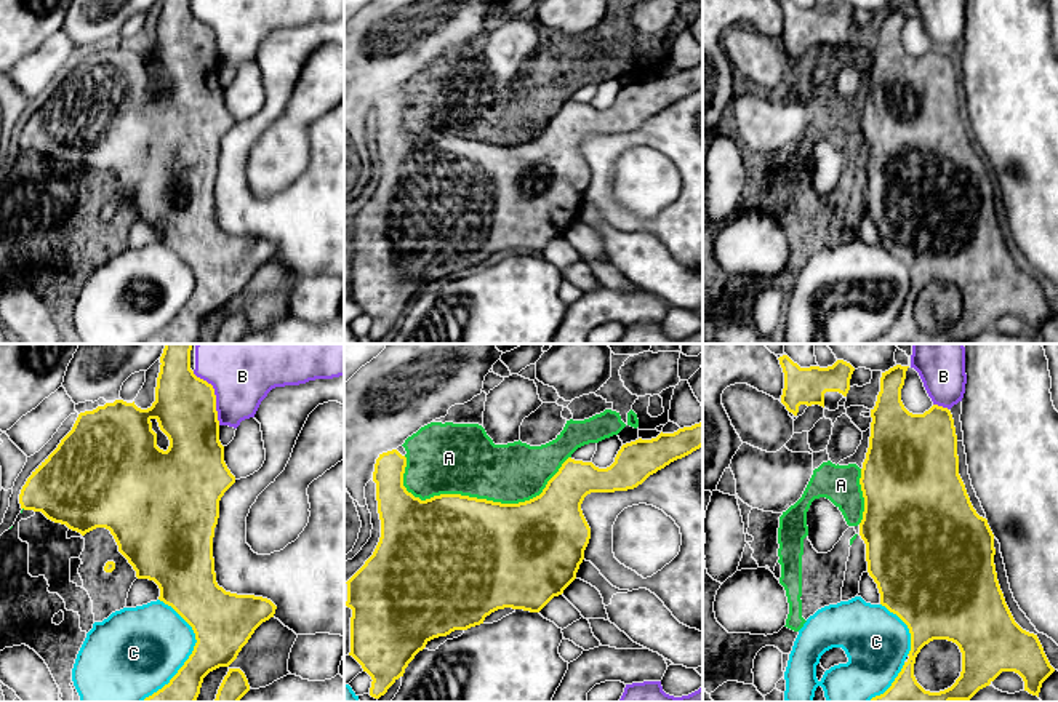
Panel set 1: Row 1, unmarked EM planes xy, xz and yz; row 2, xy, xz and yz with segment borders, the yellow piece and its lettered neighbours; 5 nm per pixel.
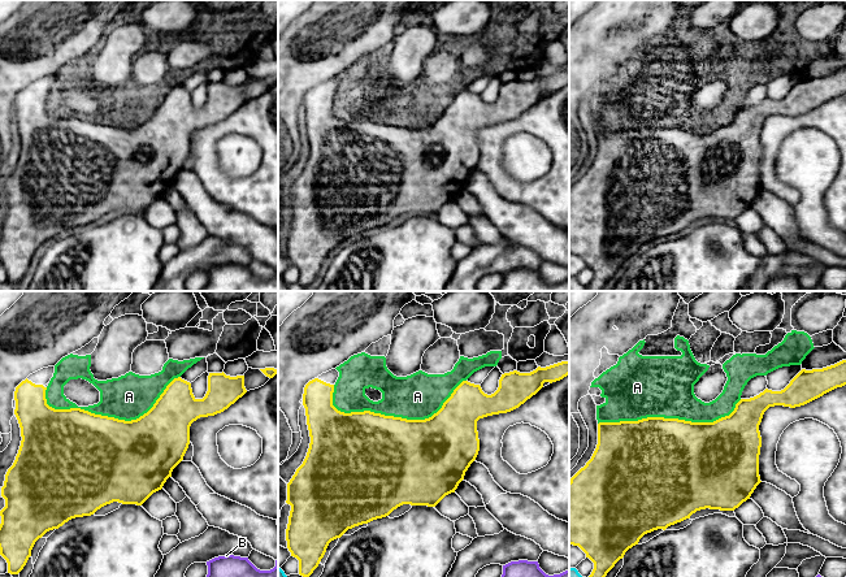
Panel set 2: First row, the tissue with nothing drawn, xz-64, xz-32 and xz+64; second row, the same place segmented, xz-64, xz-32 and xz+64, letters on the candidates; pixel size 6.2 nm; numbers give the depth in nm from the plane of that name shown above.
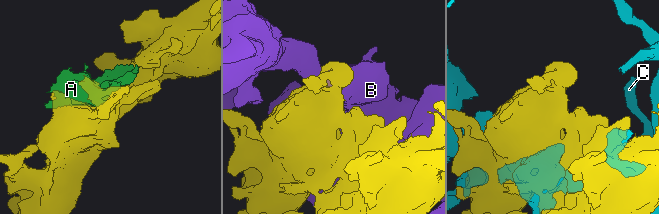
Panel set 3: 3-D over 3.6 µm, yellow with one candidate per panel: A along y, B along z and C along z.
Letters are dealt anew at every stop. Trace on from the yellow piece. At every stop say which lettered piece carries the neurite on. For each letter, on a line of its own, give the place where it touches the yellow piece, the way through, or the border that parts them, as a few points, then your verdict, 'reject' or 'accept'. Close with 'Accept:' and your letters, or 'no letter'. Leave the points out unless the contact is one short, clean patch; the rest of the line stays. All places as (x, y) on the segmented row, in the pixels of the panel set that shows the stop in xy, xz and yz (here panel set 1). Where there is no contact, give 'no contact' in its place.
A: contact xz (488, 501); reject
B: contact xy (215, 395); reject
C: contact xy (192, 653); reject
Accept: no letter

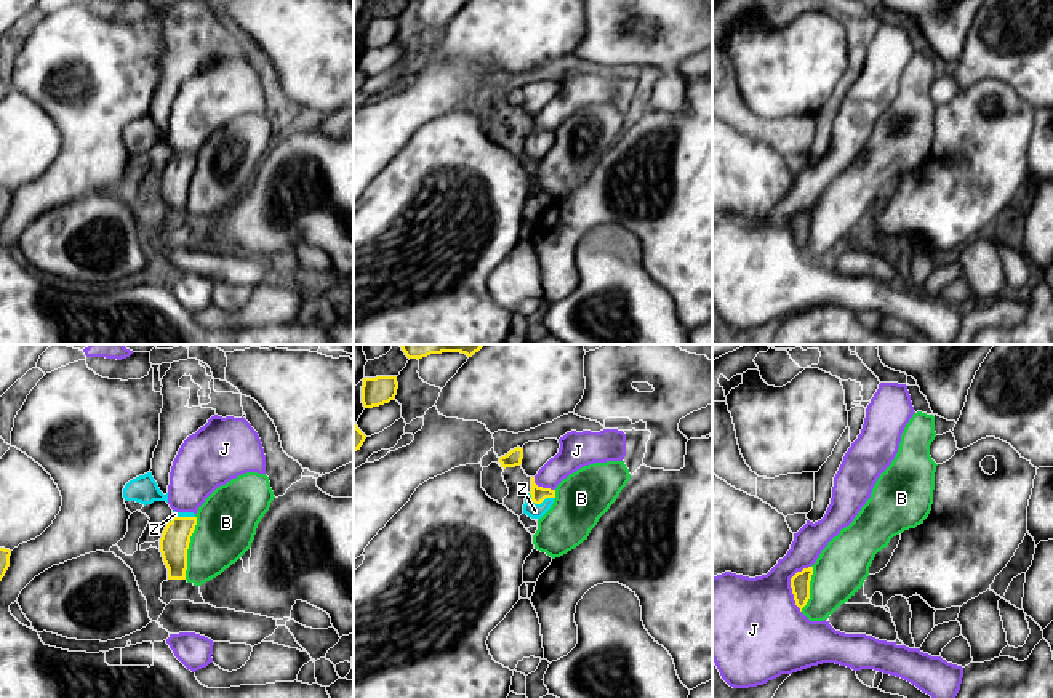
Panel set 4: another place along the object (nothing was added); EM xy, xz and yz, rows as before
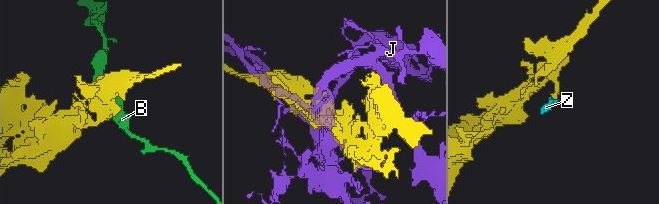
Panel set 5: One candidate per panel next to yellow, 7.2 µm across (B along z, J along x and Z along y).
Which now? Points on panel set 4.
B: contact xy (188, 548); reject
J: contact yz (791, 586); reject
Z: contact xz (540, 503); accept
Accept: Z

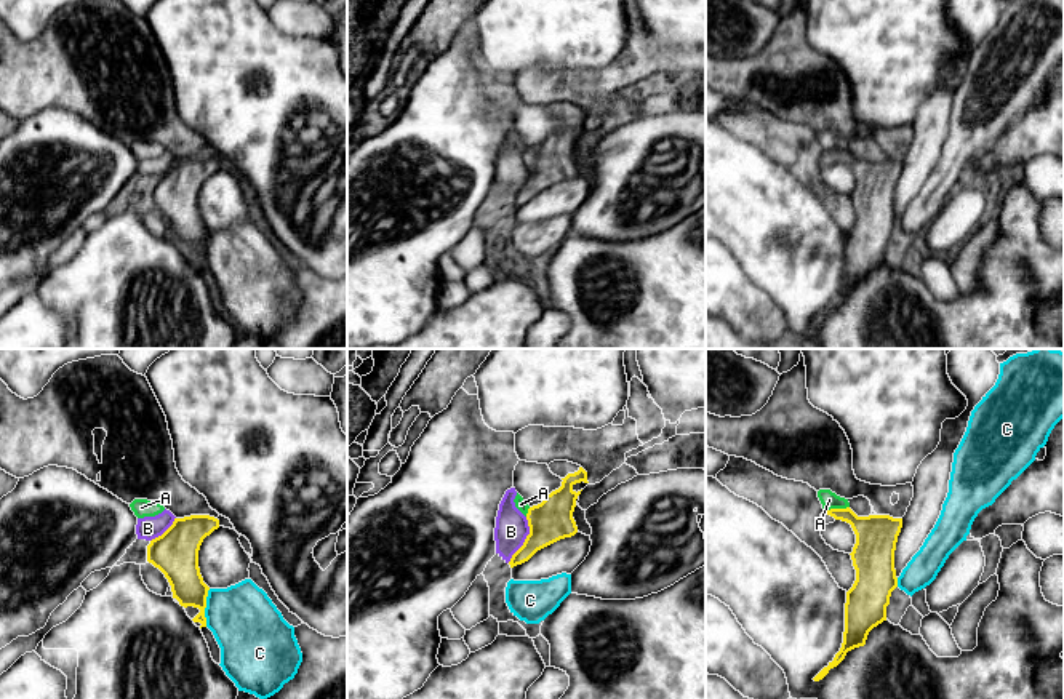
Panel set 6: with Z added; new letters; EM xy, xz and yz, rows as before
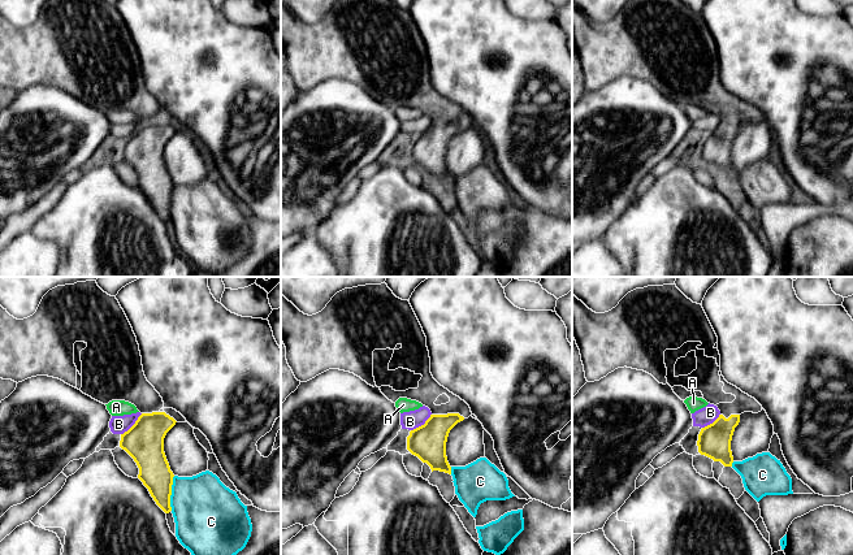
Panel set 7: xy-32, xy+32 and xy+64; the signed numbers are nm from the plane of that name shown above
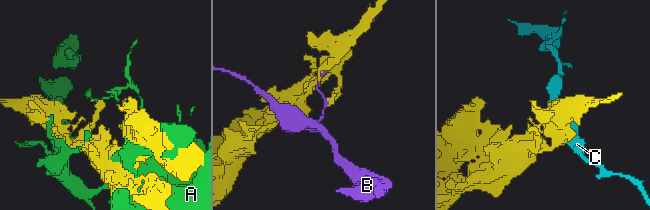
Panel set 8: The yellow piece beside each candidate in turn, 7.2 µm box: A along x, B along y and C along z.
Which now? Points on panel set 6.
A: contact yz (836, 509); reject
B: contact xz (525, 539); reject
C: contact xy (205, 607); reject
Accept: no letter

